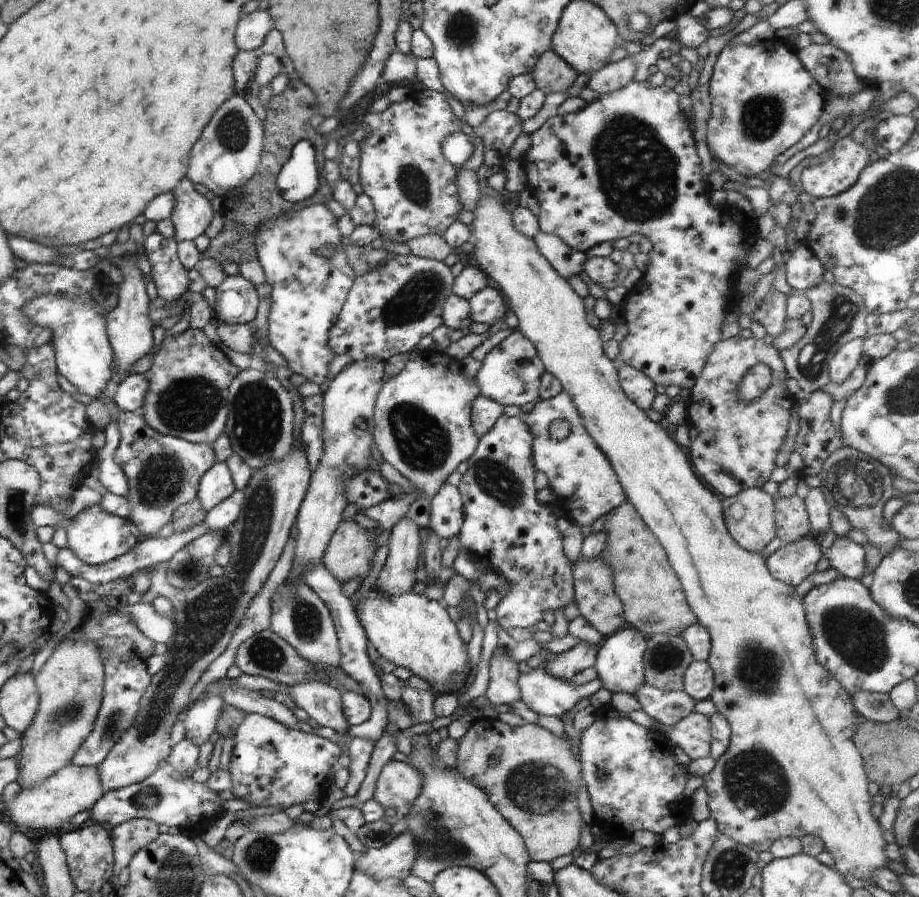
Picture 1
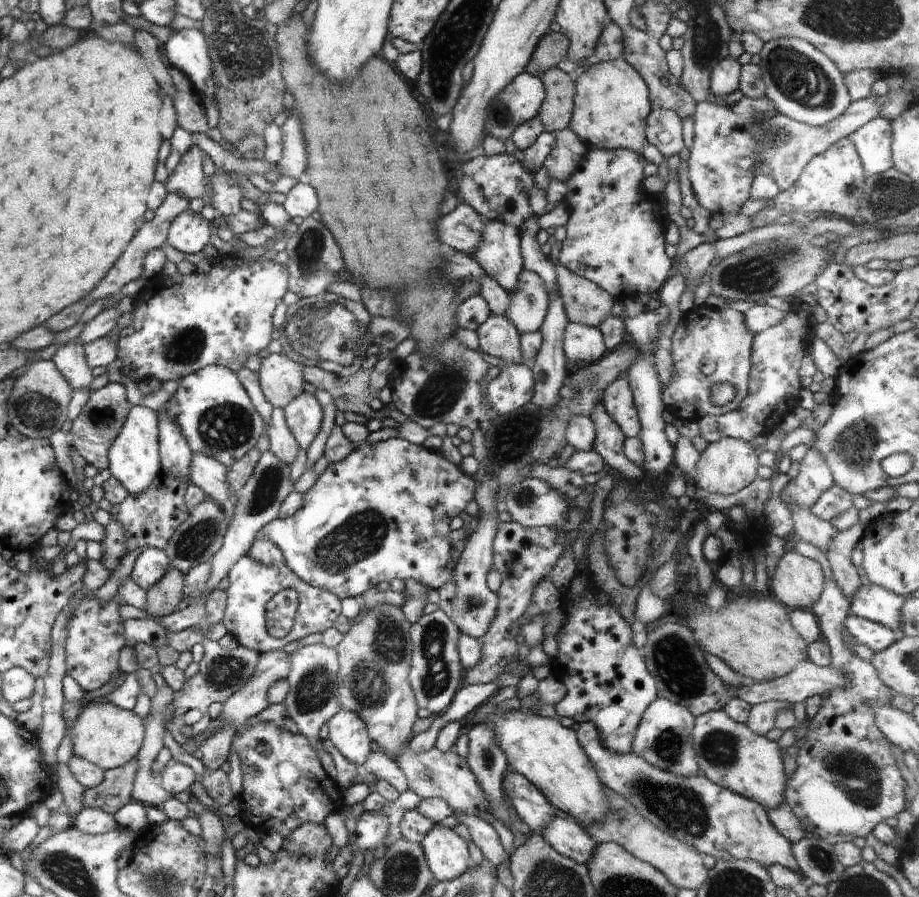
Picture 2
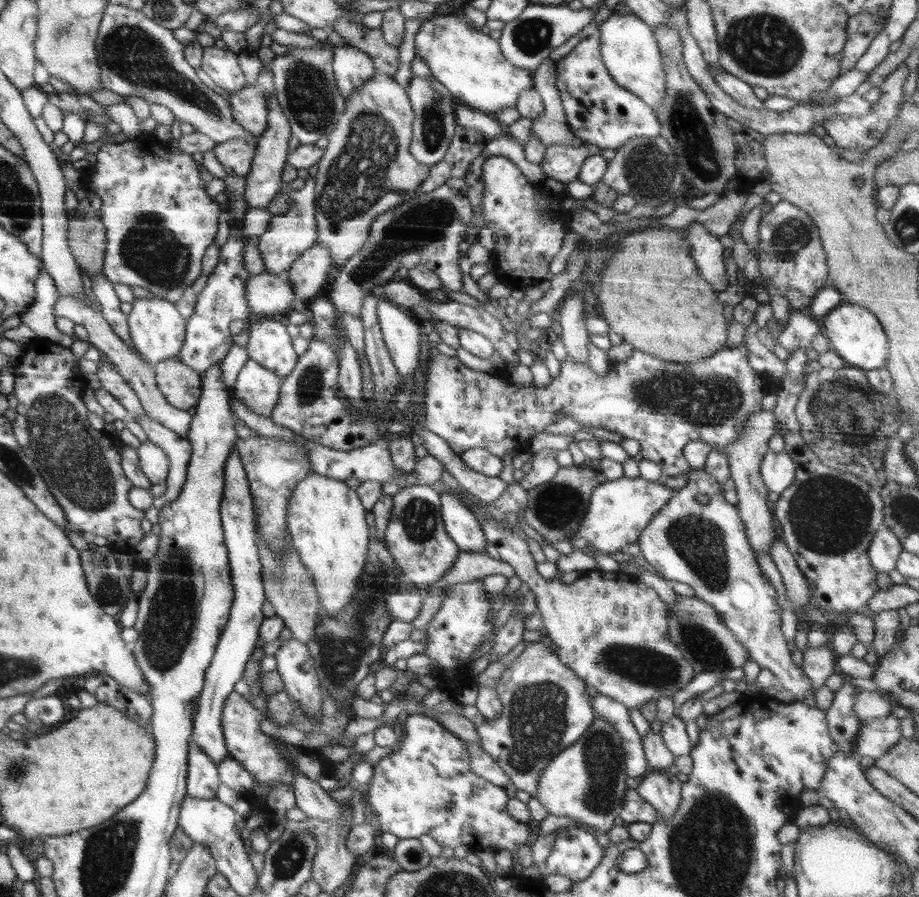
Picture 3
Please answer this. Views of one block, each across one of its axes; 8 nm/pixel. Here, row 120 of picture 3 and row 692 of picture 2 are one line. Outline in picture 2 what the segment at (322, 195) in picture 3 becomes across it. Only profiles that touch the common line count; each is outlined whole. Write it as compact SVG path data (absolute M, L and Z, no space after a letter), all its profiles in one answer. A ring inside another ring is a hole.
M376 605L371 608L360 622L351 626L349 632L342 637L335 648L339 660L338 678L340 682L337 699L341 709L358 714L366 723L371 740L378 742L384 752L393 759L397 759L406 750L412 738L414 723L419 718L417 705L410 681L411 640L409 630L412 625L406 620L402 609L397 606Z

